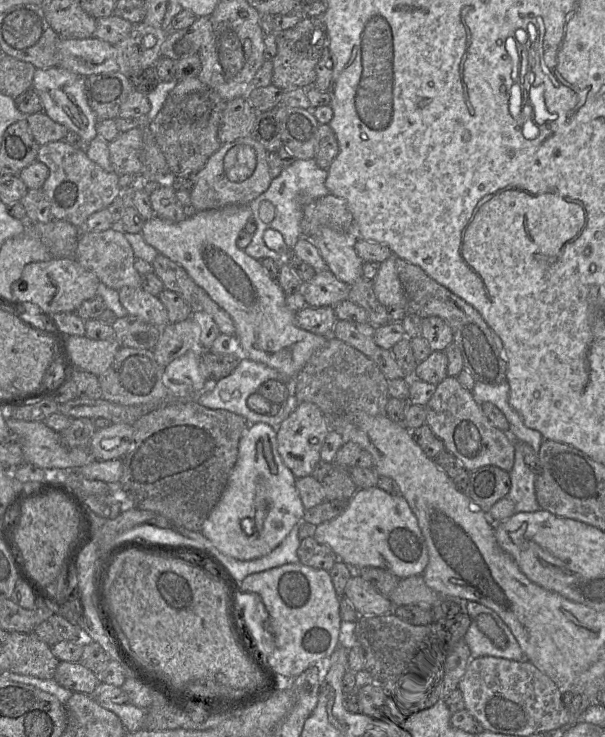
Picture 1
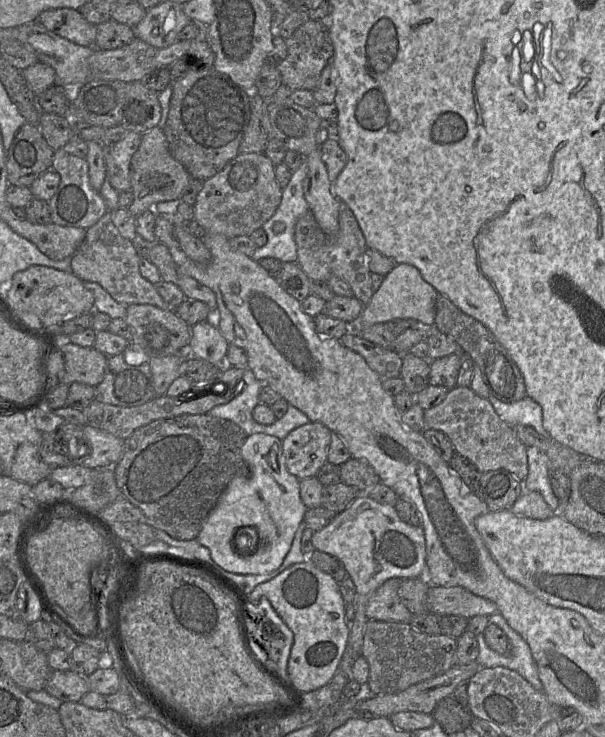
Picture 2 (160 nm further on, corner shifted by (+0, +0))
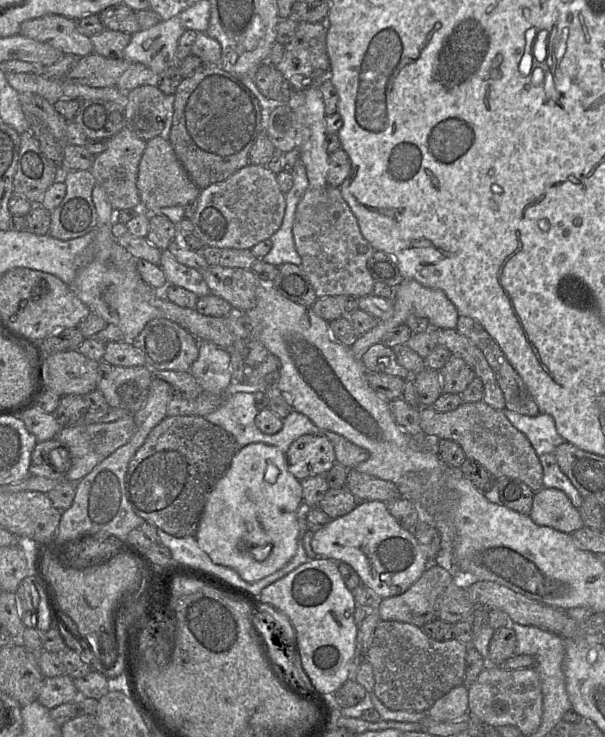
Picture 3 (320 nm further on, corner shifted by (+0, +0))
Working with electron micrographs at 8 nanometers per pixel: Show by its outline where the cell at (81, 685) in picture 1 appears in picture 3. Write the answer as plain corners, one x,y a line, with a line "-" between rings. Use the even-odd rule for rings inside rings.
68,675
45,678
38,701
53,709
69,702
76,702
80,698
80,693
75,687
74,680

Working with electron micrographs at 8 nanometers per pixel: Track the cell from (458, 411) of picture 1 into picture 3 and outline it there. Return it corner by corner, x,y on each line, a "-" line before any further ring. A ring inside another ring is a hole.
484,401
462,403
457,409
449,412
438,412
432,407
419,410
420,427
424,434
437,436
439,439
453,440
458,443
466,458
482,465
495,479
510,477
525,483
533,492
543,488
543,468
534,448
526,436
516,429
502,411
495,410

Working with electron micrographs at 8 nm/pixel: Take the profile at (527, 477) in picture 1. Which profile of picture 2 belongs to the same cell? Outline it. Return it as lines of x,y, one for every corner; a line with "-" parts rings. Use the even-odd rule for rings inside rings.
527,447
528,475
522,482
523,493
537,492
541,494
549,507
558,513
560,502
554,495
550,479
550,462
548,457
537,447

